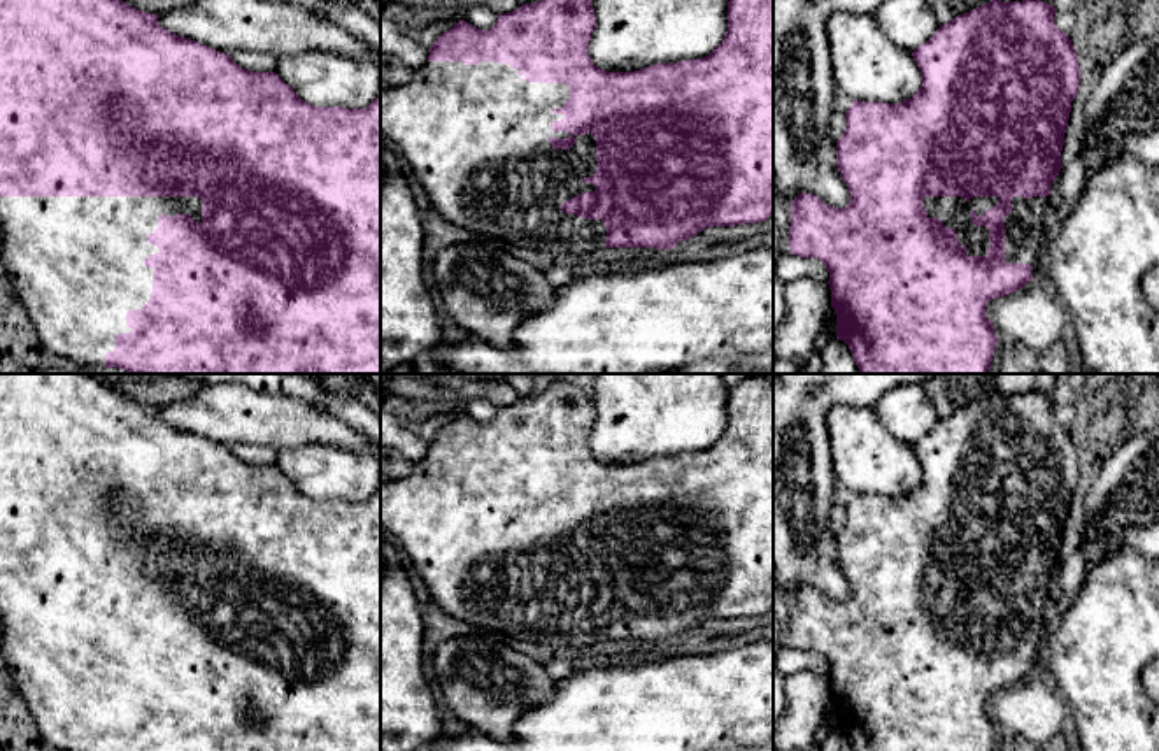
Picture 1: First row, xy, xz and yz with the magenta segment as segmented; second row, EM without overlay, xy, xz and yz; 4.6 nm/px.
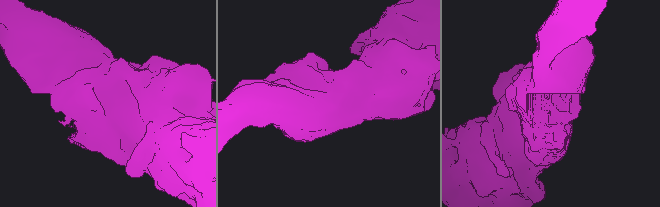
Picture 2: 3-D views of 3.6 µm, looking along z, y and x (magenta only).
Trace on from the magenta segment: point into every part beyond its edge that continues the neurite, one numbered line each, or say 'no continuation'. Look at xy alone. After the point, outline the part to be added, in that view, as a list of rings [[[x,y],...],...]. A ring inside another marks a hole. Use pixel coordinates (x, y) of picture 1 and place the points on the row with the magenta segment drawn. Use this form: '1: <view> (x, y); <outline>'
1: xy (78, 267); [[[0,197],[2,263],[46,349],[68,358],[74,365],[105,370],[105,354],[116,349],[116,335],[132,332],[126,325],[126,312],[130,309],[142,309],[151,300],[154,268],[146,267],[144,260],[160,253],[160,249],[147,242],[147,235],[154,233],[161,214],[170,218],[177,212],[189,214],[200,225],[202,207],[203,204],[200,197]]]

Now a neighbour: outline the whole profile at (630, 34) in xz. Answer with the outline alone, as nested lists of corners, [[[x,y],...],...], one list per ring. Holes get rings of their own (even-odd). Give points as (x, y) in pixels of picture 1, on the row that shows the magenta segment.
[[[591,0],[596,28],[587,53],[608,72],[635,72],[658,63],[708,56],[728,32],[729,0]]]

